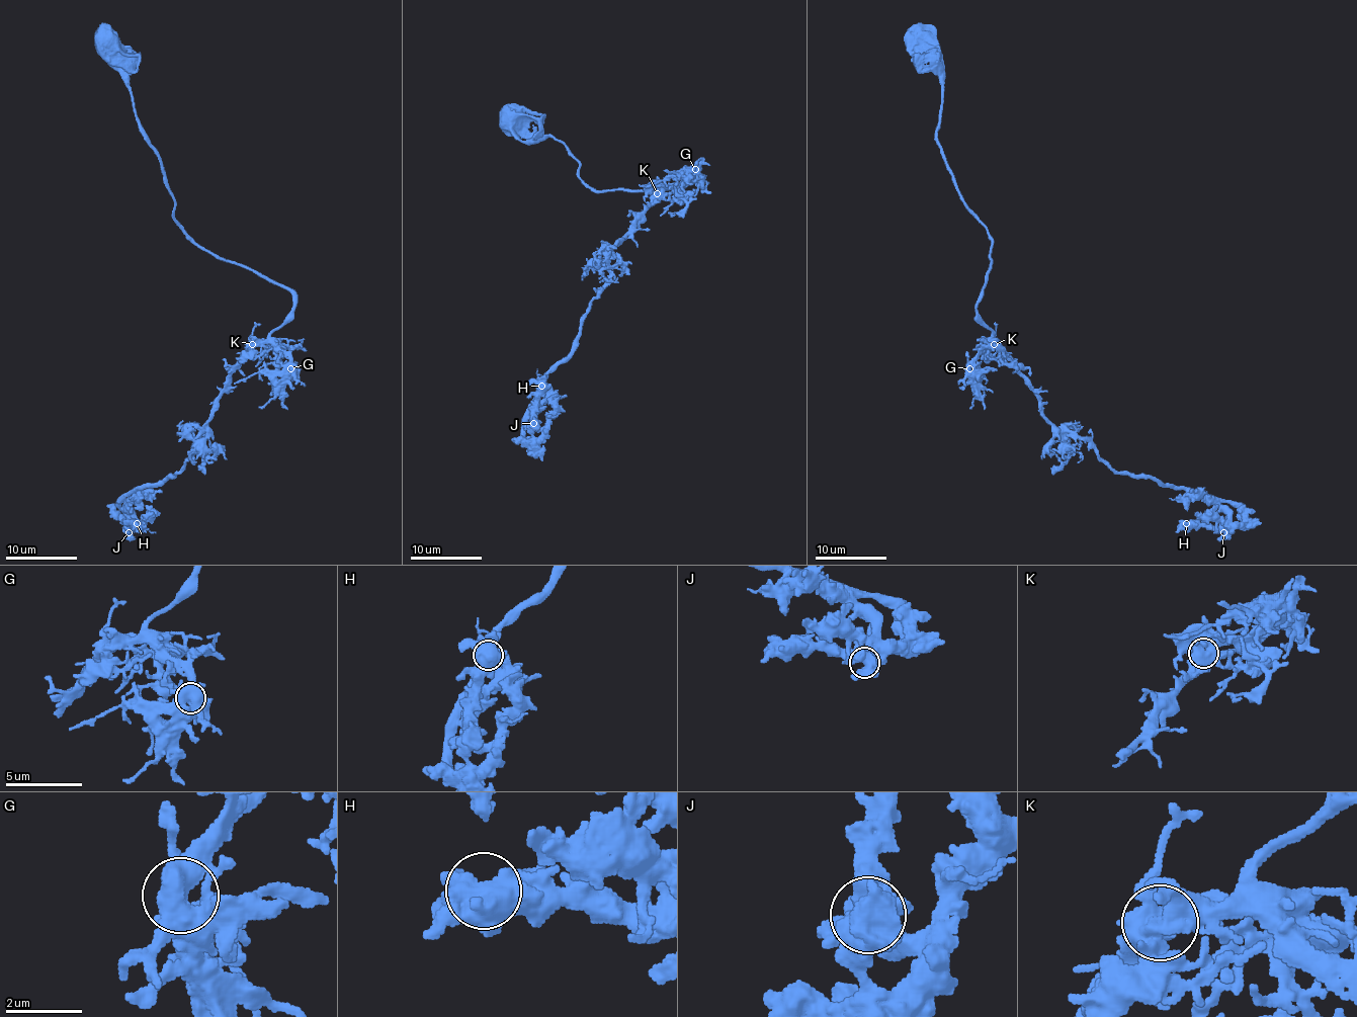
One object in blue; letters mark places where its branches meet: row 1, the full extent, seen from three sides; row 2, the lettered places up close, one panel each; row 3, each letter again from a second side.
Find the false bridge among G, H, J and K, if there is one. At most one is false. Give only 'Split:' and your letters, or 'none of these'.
Split: none of these

